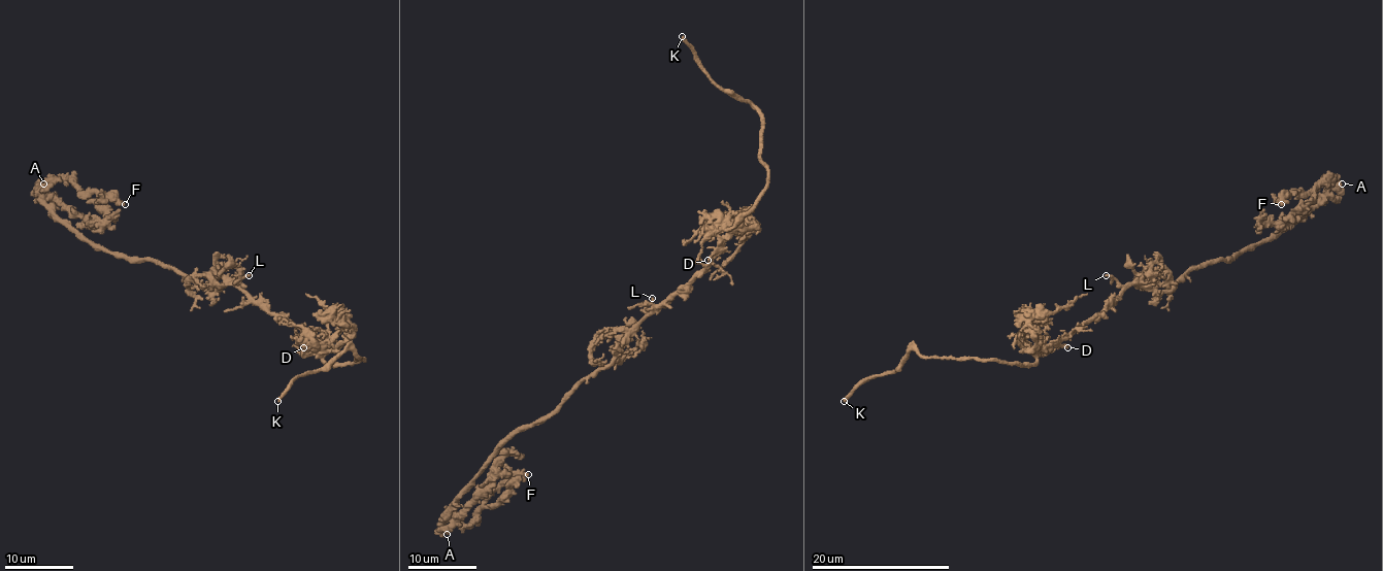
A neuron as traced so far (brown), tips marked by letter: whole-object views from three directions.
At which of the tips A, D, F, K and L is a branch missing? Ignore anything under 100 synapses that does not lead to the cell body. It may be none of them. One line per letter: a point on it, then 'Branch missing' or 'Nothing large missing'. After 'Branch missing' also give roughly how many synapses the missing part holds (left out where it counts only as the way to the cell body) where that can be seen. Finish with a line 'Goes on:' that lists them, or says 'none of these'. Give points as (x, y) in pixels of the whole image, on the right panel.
A: Place: (1342, 183). Nothing large missing
D: Place: (1067, 347). Nothing large missing
F: Place: (1281, 204). Nothing large missing
K: Place: (844, 401). Branch missing
L: Place: (1106, 275). Nothing large missing
Goes on: K

